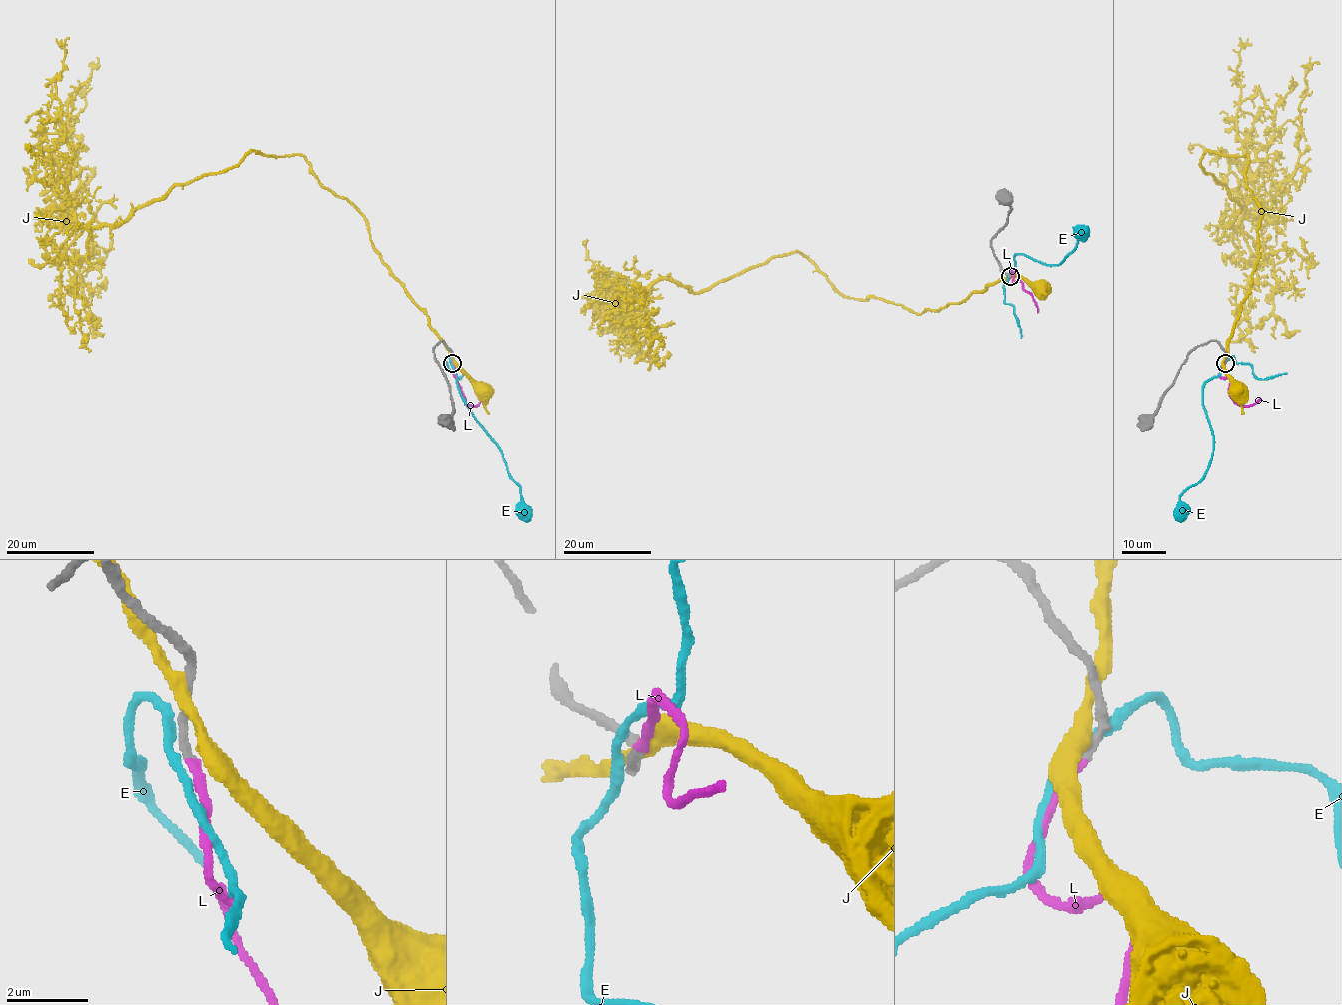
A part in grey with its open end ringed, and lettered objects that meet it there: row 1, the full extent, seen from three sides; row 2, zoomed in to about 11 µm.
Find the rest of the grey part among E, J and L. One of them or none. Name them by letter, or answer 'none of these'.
L

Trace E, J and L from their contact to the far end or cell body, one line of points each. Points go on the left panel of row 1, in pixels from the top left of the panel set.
E: (450, 360), (459, 391), (468, 408), (496, 444), (508, 475), (519, 486), (525, 511)
J: (452, 362), (483, 391)
L: (452, 363), (464, 402), (475, 406), (480, 399)

